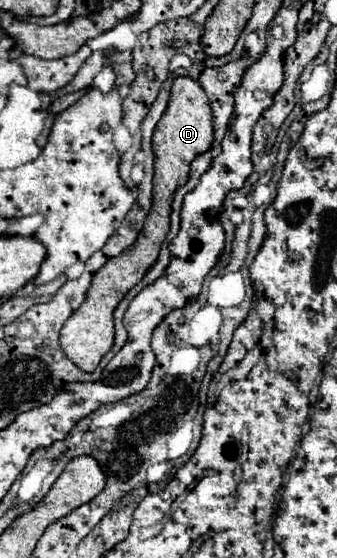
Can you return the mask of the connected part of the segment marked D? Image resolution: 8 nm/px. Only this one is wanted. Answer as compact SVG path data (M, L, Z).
M176 78L170 104L160 118L152 148L154 148L154 200L144 222L144 228L130 250L112 258L104 264L92 278L92 286L86 294L84 304L66 320L60 332L60 346L66 356L84 372L94 372L102 360L102 356L114 344L114 310L118 302L144 278L144 274L156 264L160 254L160 246L170 230L170 212L172 212L172 196L176 188L184 186L190 176L190 164L196 156L208 152L214 142L214 128L212 128L212 108L204 88L194 78Z

